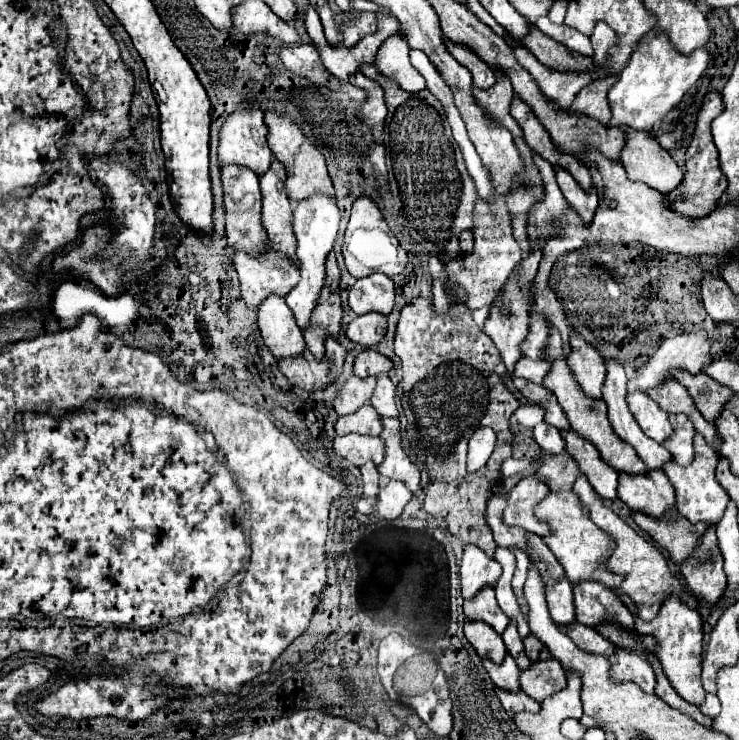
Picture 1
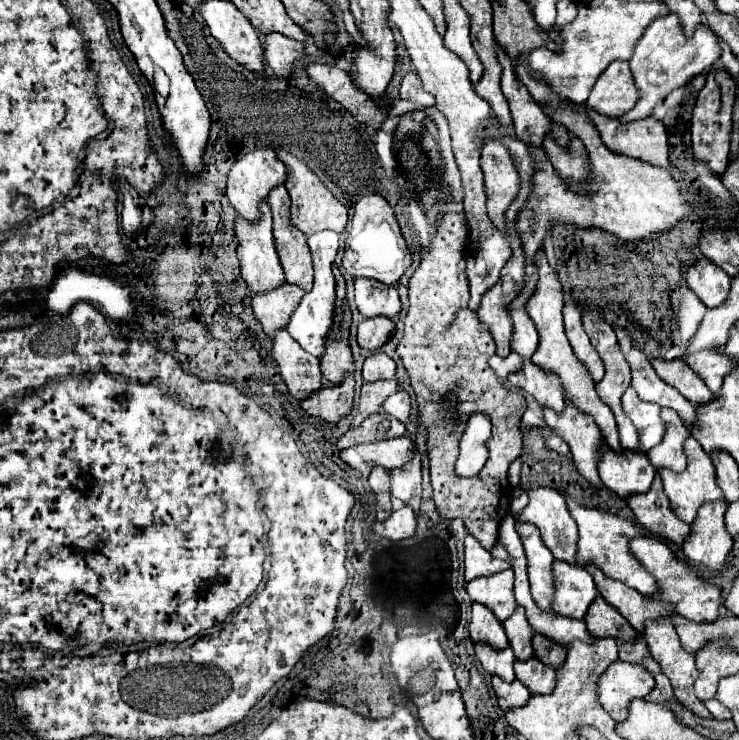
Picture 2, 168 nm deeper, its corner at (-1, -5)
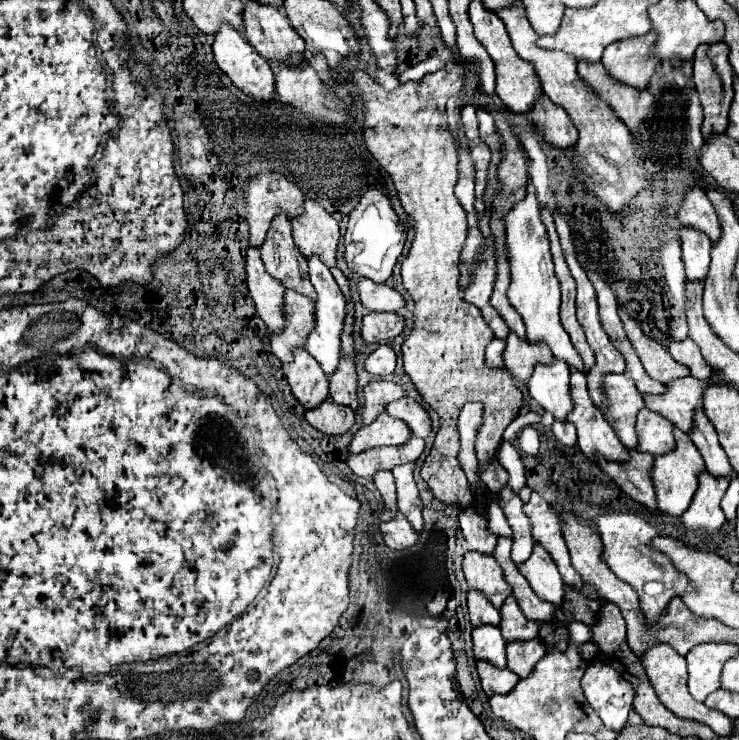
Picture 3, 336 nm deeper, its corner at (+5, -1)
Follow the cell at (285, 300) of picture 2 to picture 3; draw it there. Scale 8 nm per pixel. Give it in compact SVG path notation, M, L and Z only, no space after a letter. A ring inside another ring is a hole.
M287 289L283 299L283 315L285 327L281 333L271 331L271 349L281 363L289 363L293 359L291 349L303 347L305 337L313 327L313 301L293 289Z

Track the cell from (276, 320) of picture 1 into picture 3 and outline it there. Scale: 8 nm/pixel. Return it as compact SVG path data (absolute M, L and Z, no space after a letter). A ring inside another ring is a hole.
M293 349L293 361L283 365L283 373L291 385L295 399L305 409L313 409L327 399L329 395L327 375L321 371L319 363L305 349Z

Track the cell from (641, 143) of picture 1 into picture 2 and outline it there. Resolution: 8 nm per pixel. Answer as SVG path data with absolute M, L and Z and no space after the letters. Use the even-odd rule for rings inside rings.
M587 107L587 111L589 111L589 117L593 119L593 123L597 125L603 143L605 143L611 151L615 151L615 153L623 153L623 155L629 155L629 157L635 157L635 159L643 159L643 161L647 161L647 163L651 163L651 165L671 167L671 163L669 163L669 155L667 155L667 133L665 133L665 127L663 127L663 123L657 121L653 115L649 115L647 119L629 121L629 123L623 121L623 123L621 123L619 117L617 117L617 119L611 119L611 117L605 117L605 115L597 115L597 111L591 111L589 107Z

